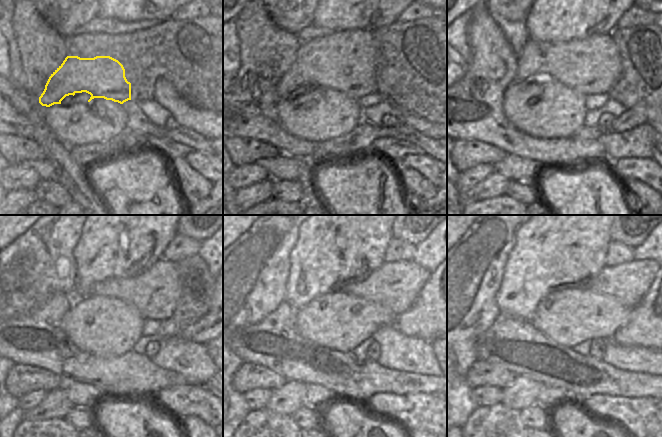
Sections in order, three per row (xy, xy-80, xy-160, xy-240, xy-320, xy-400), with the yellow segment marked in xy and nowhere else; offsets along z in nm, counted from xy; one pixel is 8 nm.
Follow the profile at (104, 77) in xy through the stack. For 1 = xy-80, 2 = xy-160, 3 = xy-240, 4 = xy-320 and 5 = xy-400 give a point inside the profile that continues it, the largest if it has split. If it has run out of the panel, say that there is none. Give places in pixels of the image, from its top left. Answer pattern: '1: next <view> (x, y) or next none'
1: next xy-80 (345, 61)
2: next xy-160 (590, 66)
3: next xy-240 (155, 292)
4: next xy-320 (396, 285)
5: next xy-400 (628, 283)

